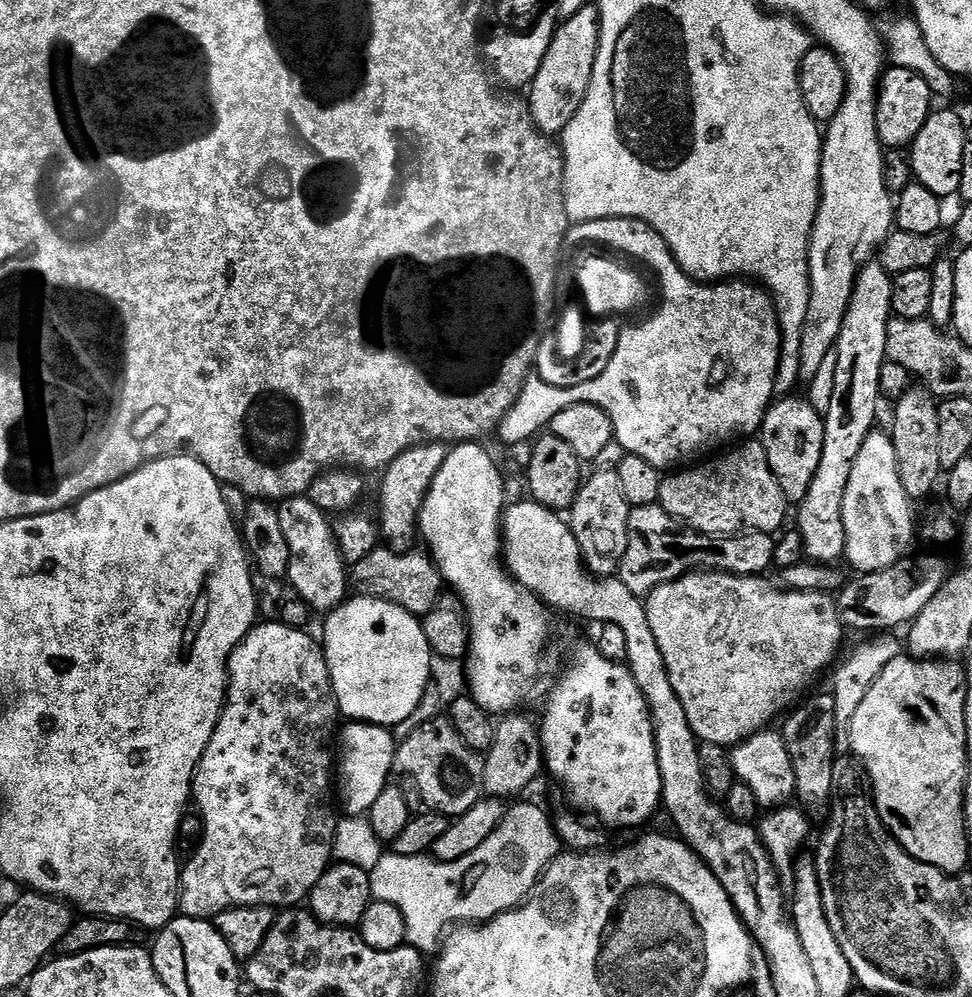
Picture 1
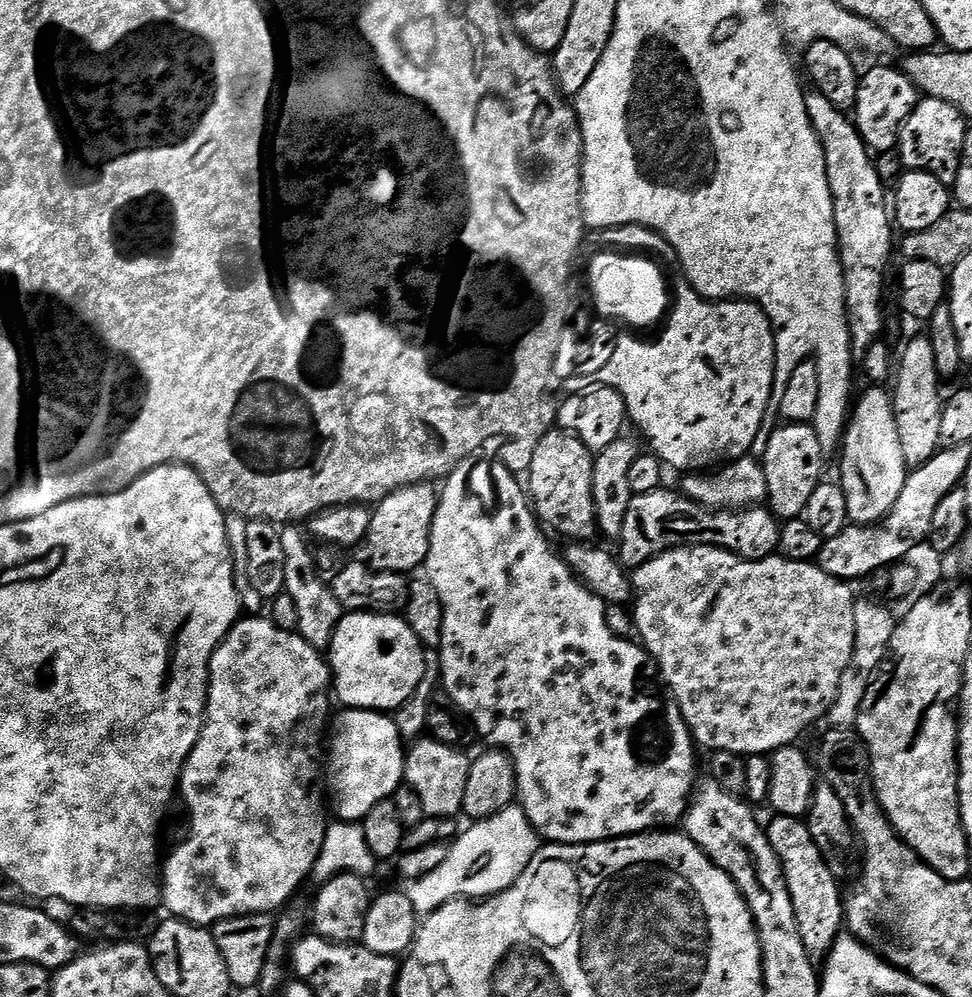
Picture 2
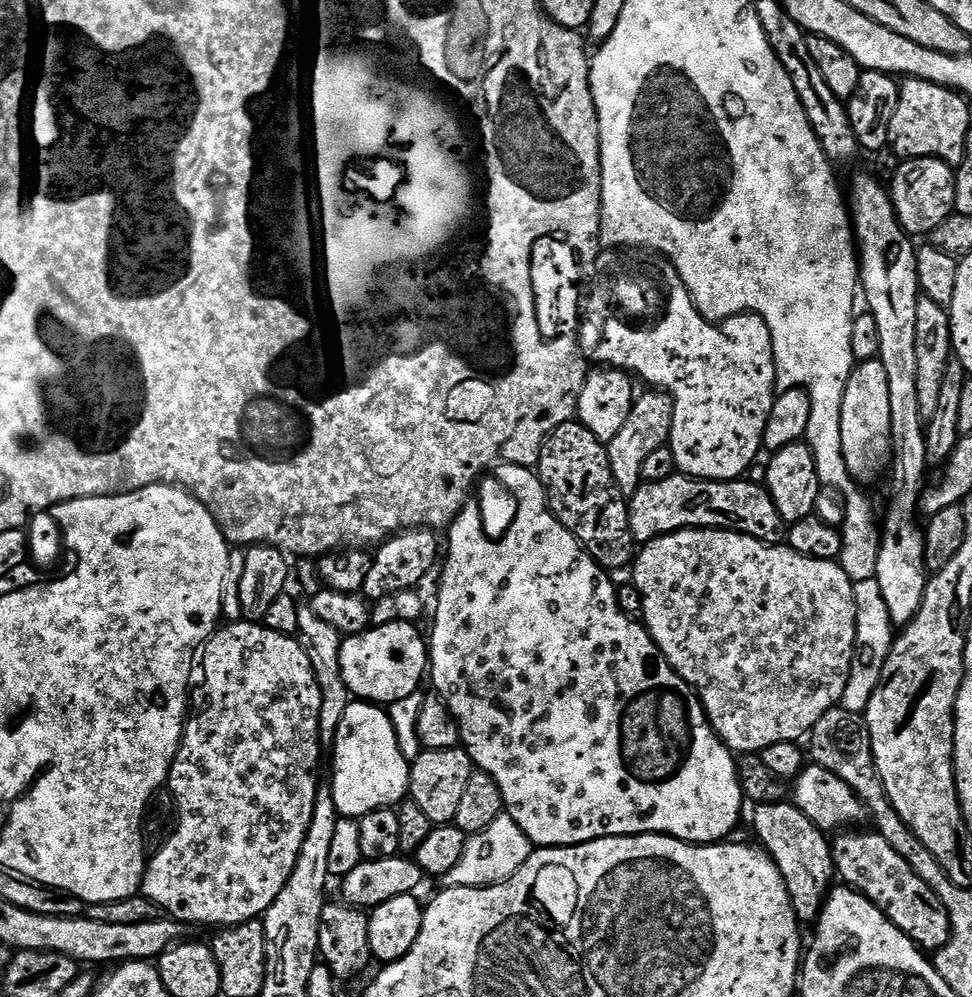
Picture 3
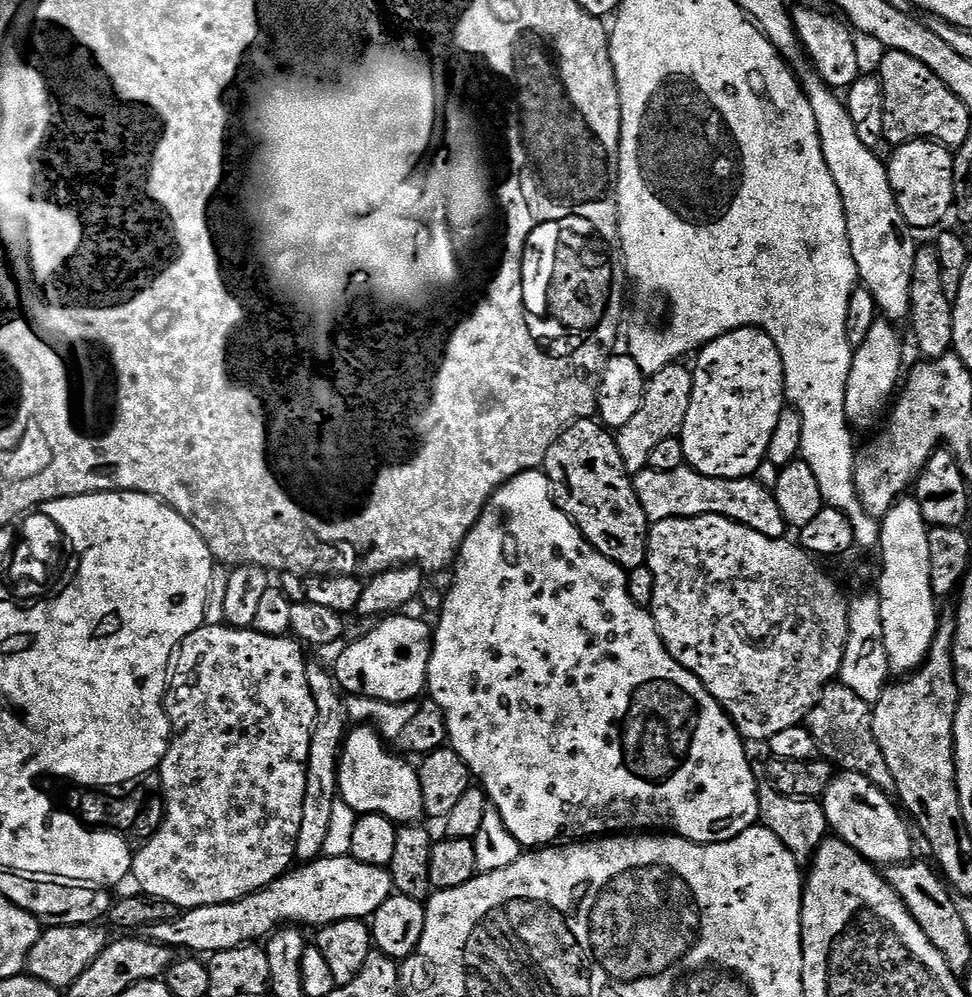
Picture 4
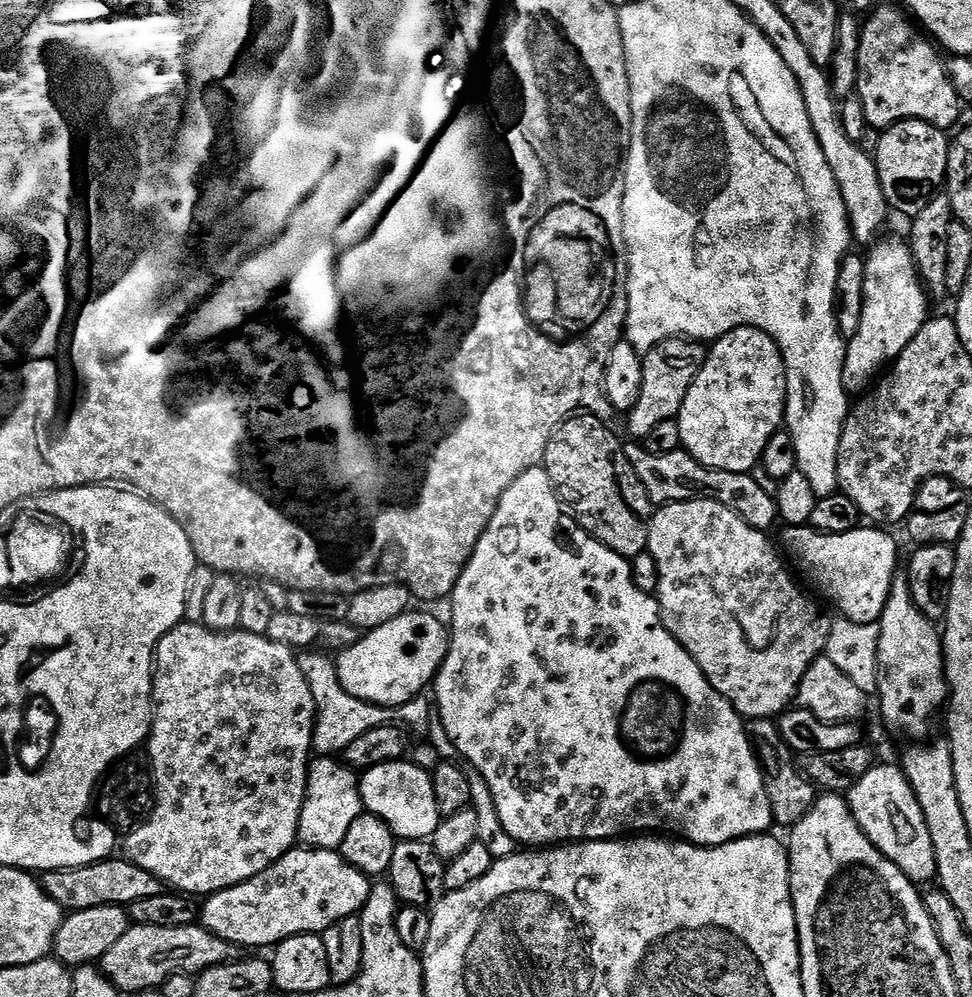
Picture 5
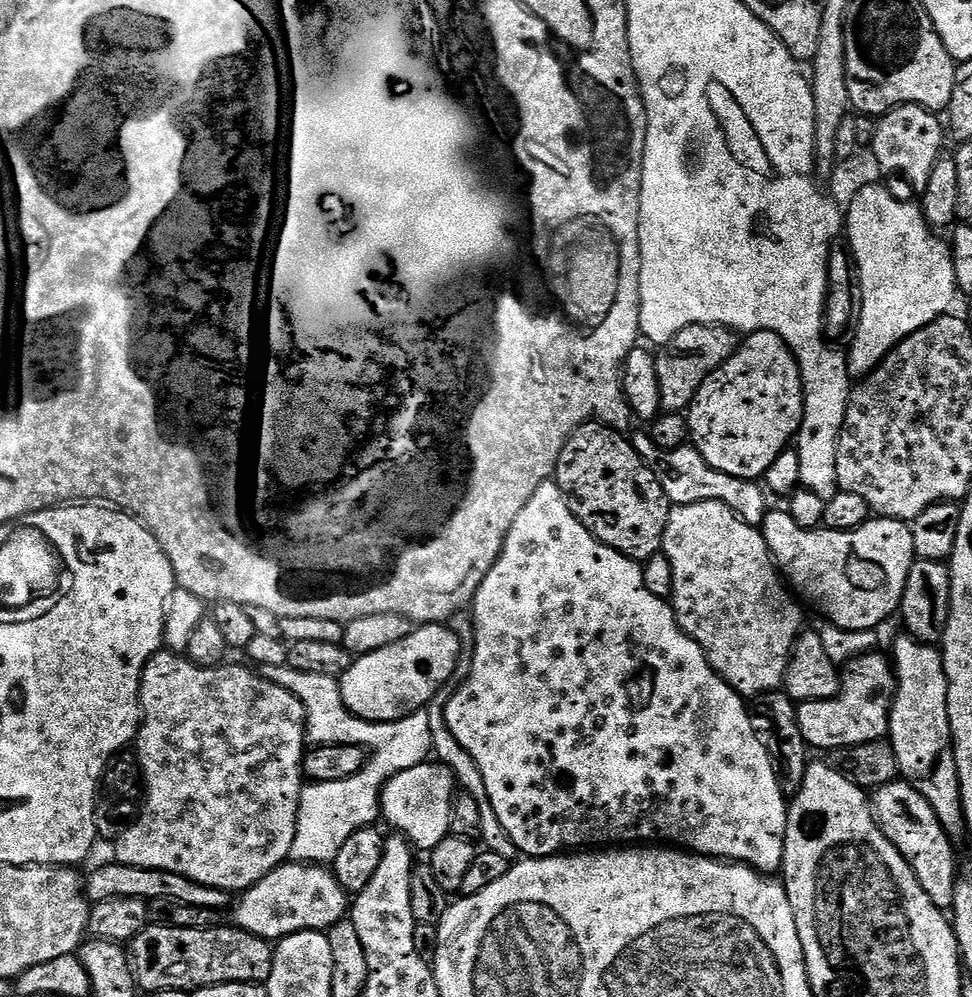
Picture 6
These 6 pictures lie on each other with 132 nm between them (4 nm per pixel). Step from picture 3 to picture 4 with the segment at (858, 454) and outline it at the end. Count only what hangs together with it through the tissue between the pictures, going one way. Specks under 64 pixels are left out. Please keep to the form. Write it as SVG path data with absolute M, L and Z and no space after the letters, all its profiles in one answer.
M887 318L876 319L874 326L870 326L870 334L866 334L866 342L862 342L862 346L853 351L846 382L846 418L849 425L857 429L874 423L876 419L879 421L885 415L901 383L900 367L904 364L904 344L900 341L900 332L896 328L899 327Z

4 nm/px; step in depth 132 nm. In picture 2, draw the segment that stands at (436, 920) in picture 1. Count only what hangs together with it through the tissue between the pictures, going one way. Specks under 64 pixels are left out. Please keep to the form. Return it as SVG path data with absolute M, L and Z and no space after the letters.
M513 806L494 814L494 818L477 820L457 835L448 849L446 862L438 870L430 870L422 878L411 881L406 891L414 910L421 917L437 912L443 904L461 898L487 898L496 896L514 883L538 851L538 837L526 814Z

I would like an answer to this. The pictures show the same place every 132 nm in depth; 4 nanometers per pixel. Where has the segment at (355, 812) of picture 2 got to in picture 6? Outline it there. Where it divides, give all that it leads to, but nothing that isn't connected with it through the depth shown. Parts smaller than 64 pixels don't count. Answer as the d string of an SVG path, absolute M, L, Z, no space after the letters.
M425 762L402 774L391 776L380 794L380 811L383 819L393 824L395 831L404 836L413 849L431 853L438 842L450 835L452 827L452 802L458 795L456 774L439 762Z

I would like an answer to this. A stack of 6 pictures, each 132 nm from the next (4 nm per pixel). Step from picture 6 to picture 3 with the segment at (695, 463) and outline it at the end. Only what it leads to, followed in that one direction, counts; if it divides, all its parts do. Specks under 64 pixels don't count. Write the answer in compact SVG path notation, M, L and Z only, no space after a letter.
M677 474L662 478L662 482L641 483L627 505L632 538L640 546L665 532L681 532L684 528L724 528L727 532L758 538L764 544L779 544L786 536L784 519L778 514L778 506L774 506L767 487L760 482L751 484L748 478L695 480Z

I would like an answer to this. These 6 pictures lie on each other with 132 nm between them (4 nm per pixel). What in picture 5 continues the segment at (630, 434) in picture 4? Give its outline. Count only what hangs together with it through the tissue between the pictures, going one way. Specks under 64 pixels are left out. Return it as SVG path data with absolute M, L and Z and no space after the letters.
M677 338L675 340L667 340L665 344L660 345L659 348L647 353L643 357L644 391L639 403L636 404L635 408L632 409L630 415L627 417L627 420L629 419L628 428L634 435L640 436L639 438L647 438L667 420L676 420L679 417L682 406L688 397L688 392L694 386L698 374L705 367L704 348L705 345L703 343Z

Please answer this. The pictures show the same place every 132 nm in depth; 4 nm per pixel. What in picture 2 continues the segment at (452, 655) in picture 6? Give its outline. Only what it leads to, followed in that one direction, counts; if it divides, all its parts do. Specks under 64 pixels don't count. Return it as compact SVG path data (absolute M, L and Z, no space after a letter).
M348 612L334 630L326 659L332 670L334 696L344 708L368 708L391 713L418 690L424 673L424 645L400 614Z

